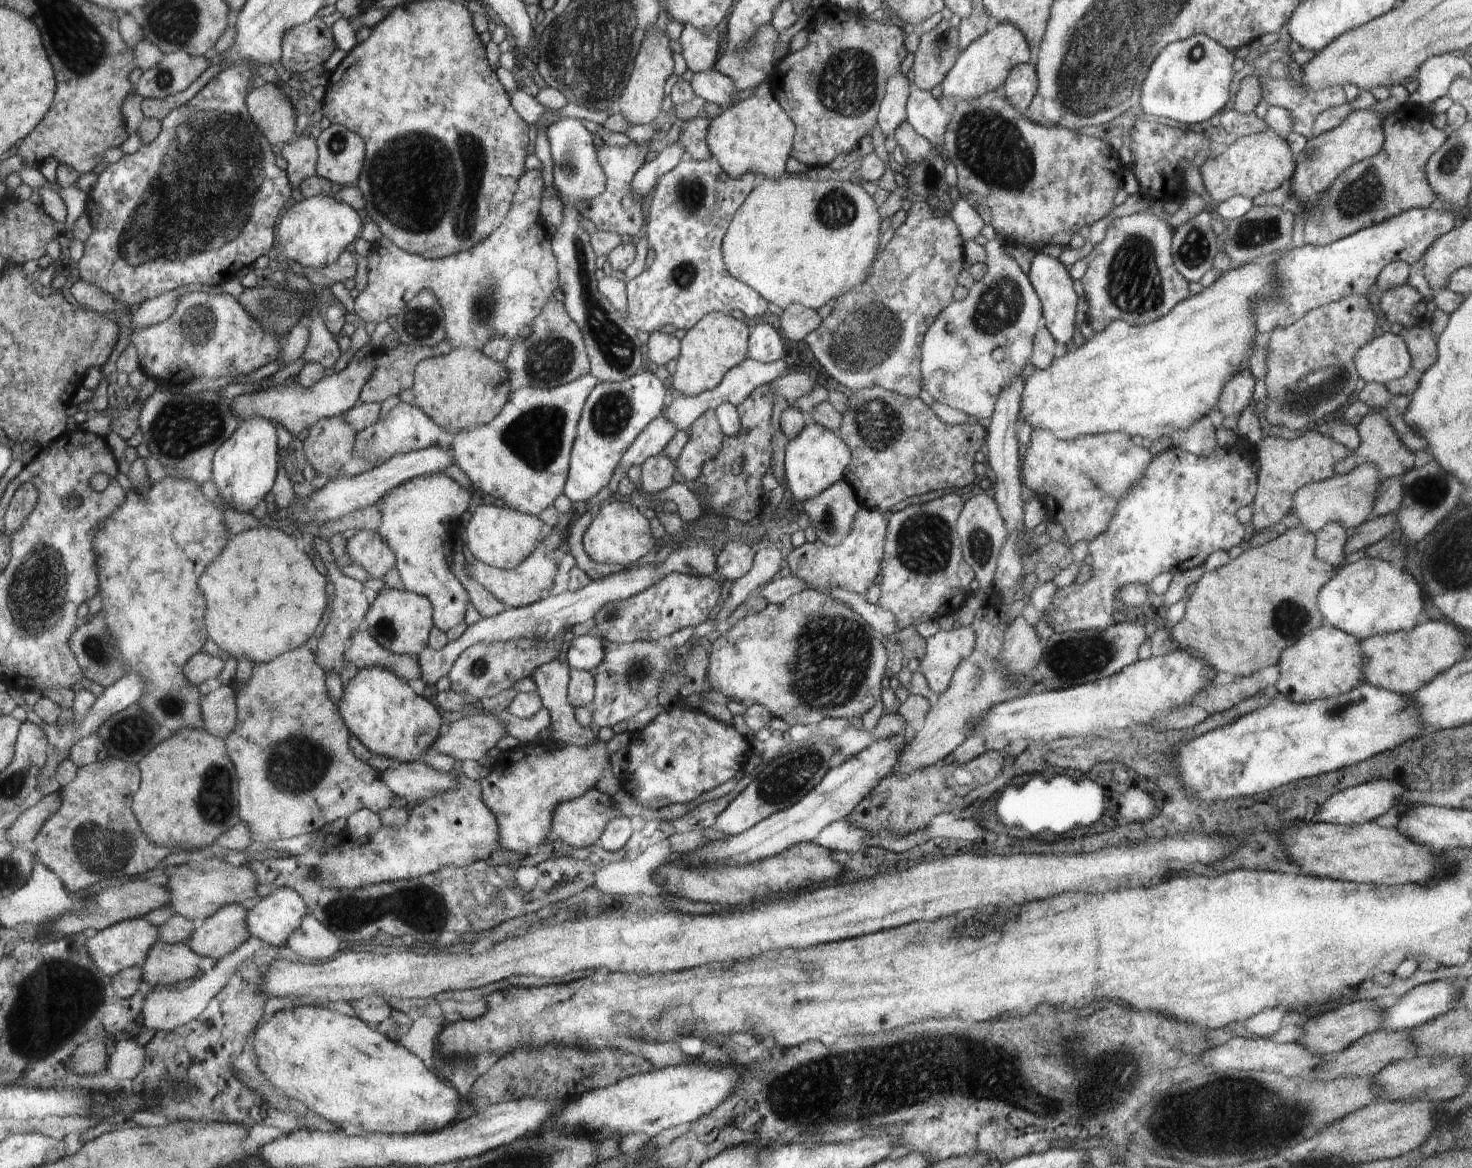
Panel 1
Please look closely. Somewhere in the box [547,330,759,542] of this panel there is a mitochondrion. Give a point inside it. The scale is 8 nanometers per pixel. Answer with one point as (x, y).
(612, 412)

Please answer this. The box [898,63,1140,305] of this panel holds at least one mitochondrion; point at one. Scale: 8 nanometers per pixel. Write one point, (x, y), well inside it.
(989, 144)

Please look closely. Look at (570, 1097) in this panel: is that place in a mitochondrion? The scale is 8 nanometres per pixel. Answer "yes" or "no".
no

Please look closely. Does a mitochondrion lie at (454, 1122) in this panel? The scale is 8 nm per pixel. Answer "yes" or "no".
no

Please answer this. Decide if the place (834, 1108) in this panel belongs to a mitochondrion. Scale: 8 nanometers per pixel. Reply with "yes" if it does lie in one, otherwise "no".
yes

